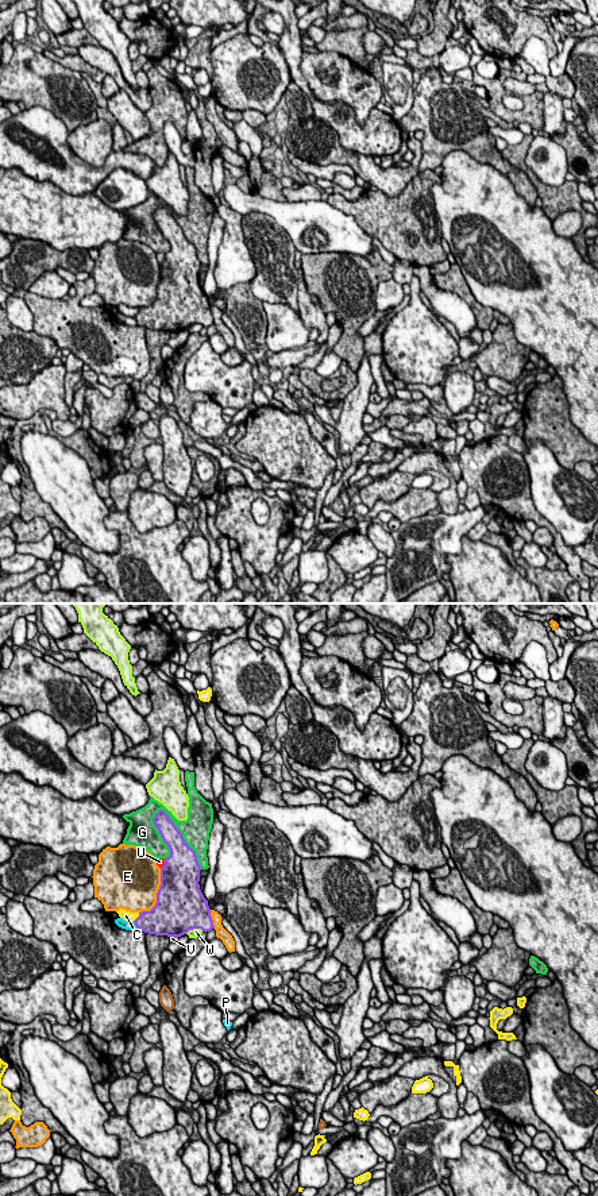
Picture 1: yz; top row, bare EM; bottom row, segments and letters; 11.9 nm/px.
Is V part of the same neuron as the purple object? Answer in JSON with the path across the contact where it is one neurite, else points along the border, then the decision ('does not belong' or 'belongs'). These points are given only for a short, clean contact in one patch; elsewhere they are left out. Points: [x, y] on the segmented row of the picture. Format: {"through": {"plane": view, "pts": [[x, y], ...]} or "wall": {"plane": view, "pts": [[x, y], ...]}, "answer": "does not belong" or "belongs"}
{"wall": {"plane": "yz", "pts": [[170, 936], [177, 937]]}, "answer": "does not belong"}

